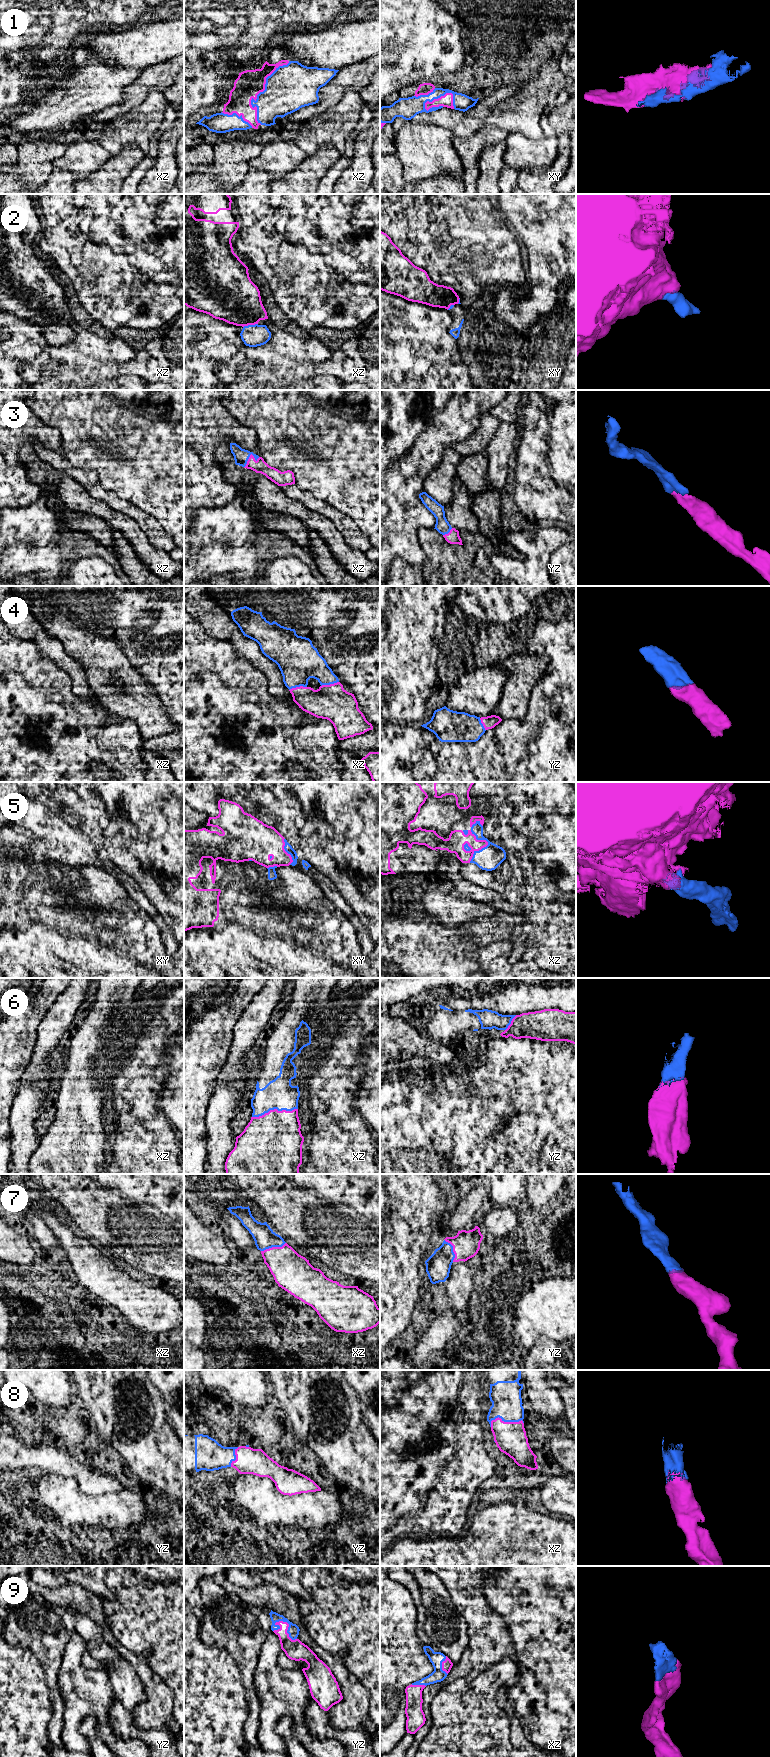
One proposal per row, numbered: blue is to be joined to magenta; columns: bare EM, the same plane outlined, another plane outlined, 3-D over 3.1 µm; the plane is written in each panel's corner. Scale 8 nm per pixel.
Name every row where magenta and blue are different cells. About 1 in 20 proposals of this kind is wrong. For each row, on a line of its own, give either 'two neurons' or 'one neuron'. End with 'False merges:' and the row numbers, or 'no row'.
1: one neuron
2: one neuron
3: one neuron
4: one neuron
5: one neuron
6: one neuron
7: one neuron
8: one neuron
9: one neuron
False merges: no row

